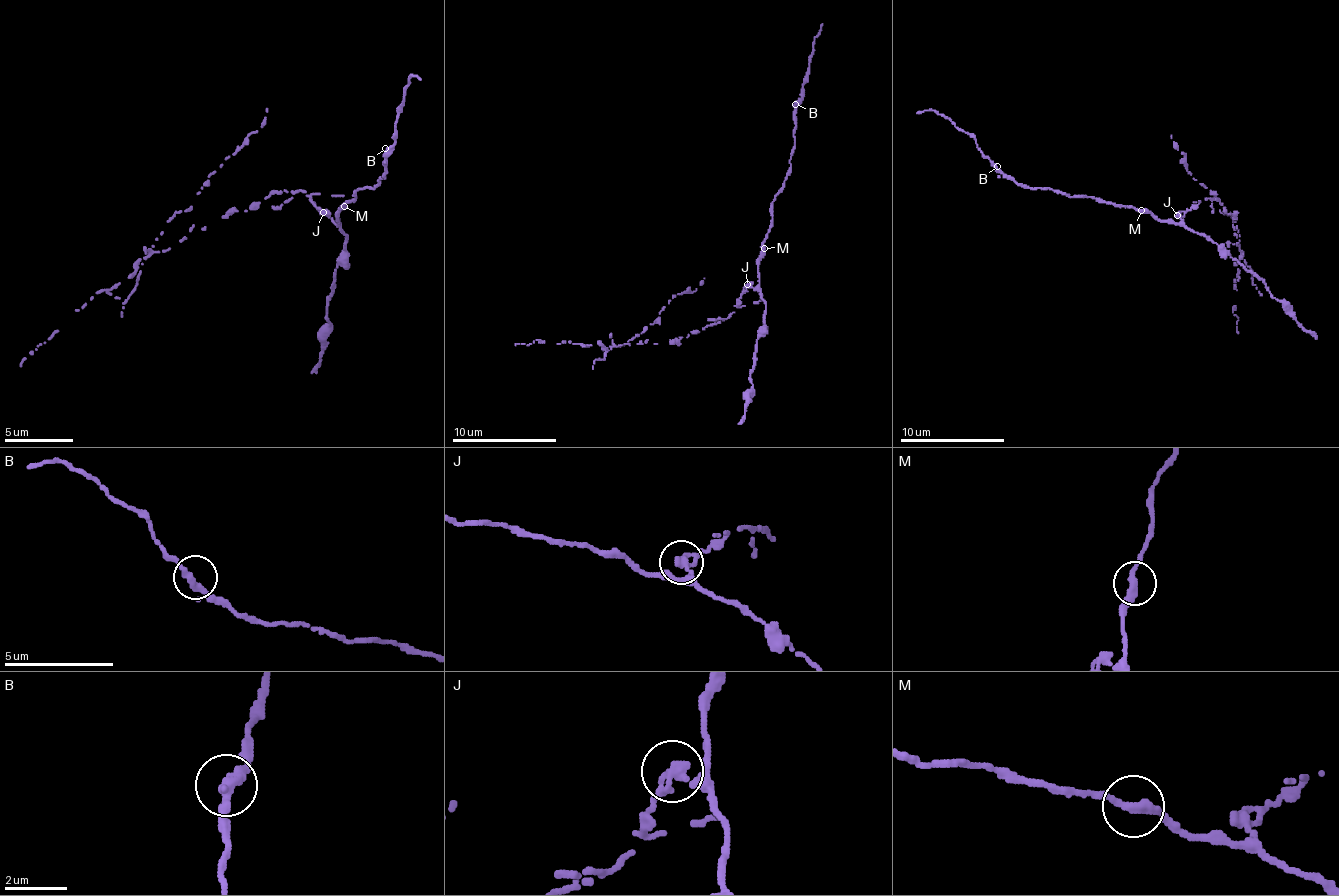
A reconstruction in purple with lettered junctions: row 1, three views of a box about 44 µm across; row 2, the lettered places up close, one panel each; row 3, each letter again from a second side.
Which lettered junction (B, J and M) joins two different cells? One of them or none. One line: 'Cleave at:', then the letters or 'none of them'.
Cleave at: J

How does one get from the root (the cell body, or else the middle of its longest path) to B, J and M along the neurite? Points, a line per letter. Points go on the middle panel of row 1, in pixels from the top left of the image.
B: (737, 301), (758, 283), (761, 243), (769, 230), (771, 204), (787, 175), (790, 154), (795, 144), (795, 104)
J: (737, 301), (748, 285)
M: (737, 301), (758, 283), (758, 259), (764, 248)

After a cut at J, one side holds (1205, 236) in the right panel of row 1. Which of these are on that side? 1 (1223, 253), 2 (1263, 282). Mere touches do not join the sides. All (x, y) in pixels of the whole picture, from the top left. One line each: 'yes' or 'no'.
1: yes
2: yes

